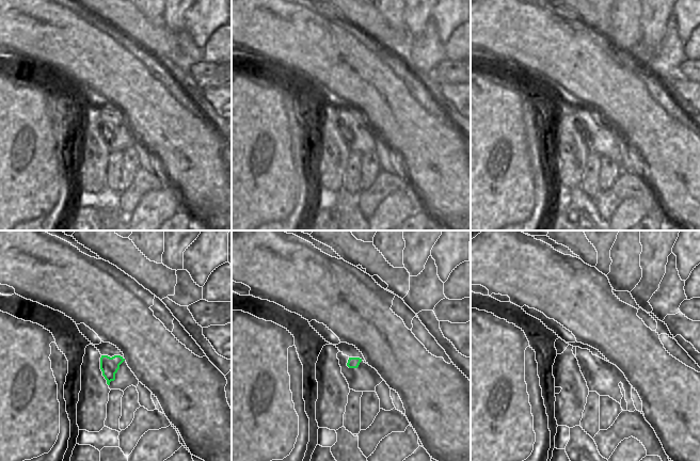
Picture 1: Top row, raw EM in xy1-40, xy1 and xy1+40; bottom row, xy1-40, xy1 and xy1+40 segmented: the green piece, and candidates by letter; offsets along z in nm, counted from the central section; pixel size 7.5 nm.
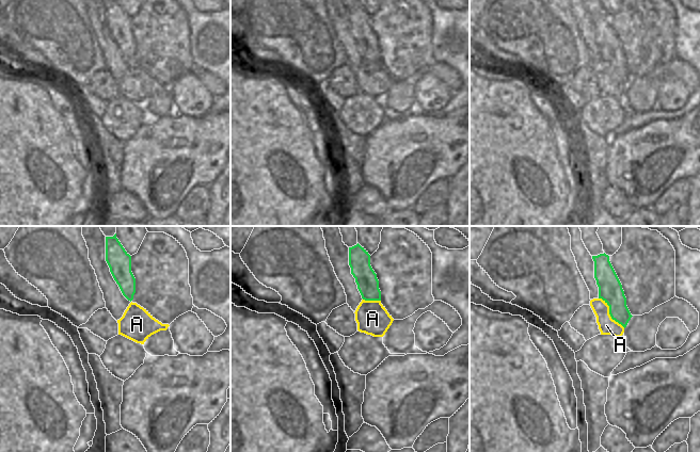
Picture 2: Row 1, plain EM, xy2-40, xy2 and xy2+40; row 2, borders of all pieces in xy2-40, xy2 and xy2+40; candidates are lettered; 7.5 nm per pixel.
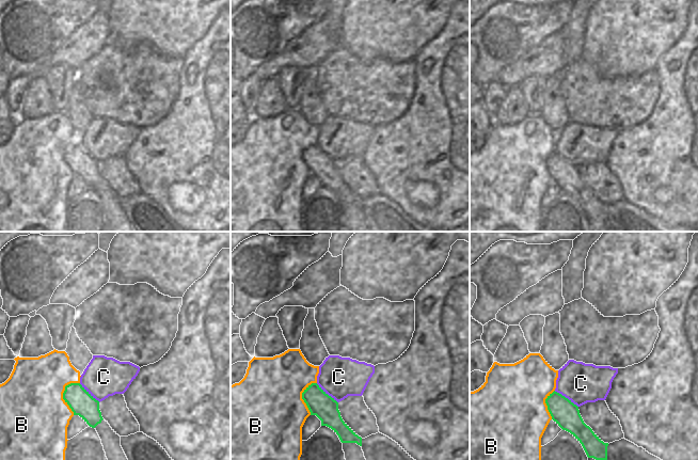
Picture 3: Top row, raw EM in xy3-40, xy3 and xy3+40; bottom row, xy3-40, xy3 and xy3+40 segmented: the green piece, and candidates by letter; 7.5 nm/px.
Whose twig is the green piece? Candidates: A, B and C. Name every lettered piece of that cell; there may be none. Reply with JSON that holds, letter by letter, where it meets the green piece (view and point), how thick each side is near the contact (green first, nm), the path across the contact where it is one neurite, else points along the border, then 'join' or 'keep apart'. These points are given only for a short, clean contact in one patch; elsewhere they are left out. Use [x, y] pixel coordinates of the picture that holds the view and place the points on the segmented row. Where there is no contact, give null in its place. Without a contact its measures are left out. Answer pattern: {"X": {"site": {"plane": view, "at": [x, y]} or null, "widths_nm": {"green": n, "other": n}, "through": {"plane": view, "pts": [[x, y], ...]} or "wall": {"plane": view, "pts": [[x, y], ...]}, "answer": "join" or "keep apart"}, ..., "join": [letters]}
{"A": {"site": {"plane": "xy2+40", "at": [609, 313]}, "widths_nm": {"green": 180, "other": 130}, "wall": {"plane": "xy2+40", "pts": [[599, 297], [608, 306], [609, 316], [624, 327]]}, "answer": "keep apart"}, "B": {"site": {"plane": "xy3-40", "at": [63, 394]}, "widths_nm": {"green": 180, "other": 480}, "answer": "keep apart"}, "C": {"site": {"plane": "xy3", "at": [327, 394]}, "widths_nm": {"green": 190, "other": 300}, "answer": "keep apart"}, "join": []}

